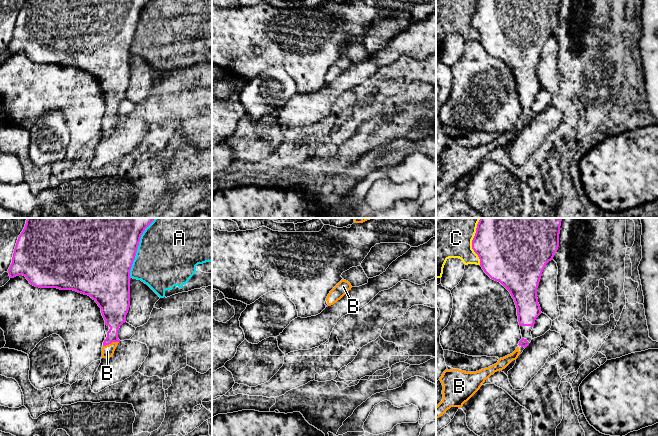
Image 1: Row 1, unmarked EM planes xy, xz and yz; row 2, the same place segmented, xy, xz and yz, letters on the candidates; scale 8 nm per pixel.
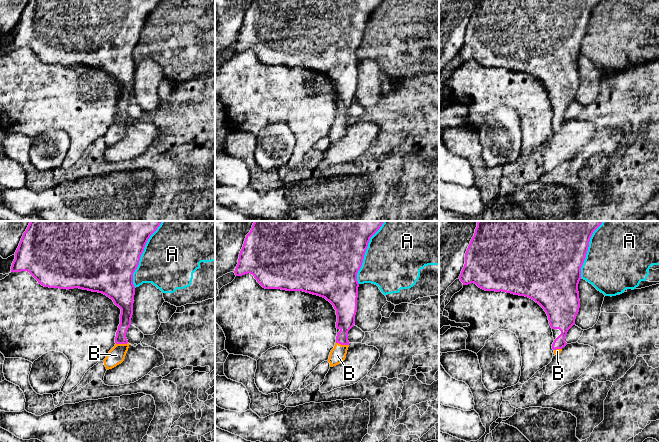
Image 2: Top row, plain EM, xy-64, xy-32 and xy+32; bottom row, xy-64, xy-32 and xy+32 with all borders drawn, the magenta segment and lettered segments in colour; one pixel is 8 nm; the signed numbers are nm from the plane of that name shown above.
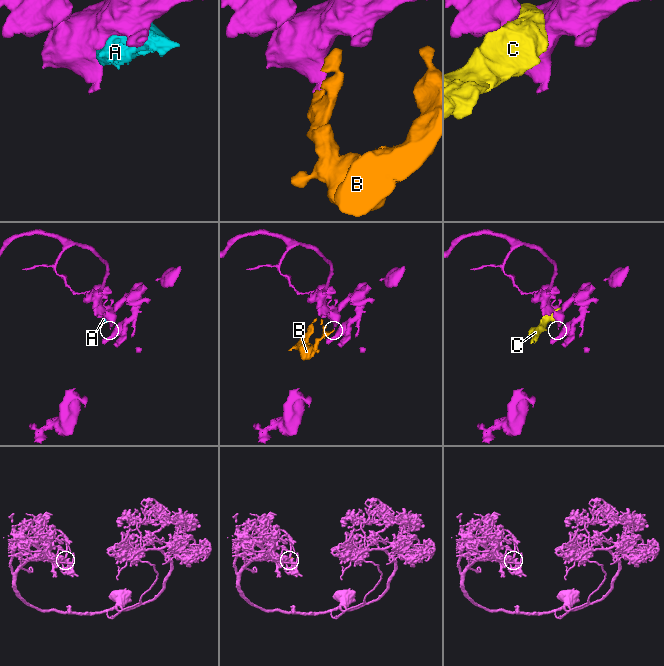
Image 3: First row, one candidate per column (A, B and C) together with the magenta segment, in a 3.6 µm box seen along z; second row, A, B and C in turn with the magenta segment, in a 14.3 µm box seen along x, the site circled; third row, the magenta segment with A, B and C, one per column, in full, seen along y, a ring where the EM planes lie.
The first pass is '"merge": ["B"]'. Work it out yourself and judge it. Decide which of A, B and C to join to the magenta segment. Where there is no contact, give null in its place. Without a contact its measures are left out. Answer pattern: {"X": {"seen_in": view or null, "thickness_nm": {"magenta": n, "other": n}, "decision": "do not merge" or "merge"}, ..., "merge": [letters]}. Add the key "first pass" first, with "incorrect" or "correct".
{"first pass": "correct", "A": {"seen_in": "xy", "thickness_nm": {"magenta": 460, "other": 480}, "decision": "do not merge"}, "B": {"seen_in": "xy", "thickness_nm": {"magenta": 190, "other": 100}, "decision": "merge"}, "C": {"seen_in": "yz", "thickness_nm": {"magenta": 400, "other": 280}, "decision": "do not merge"}, "merge": ["B"]}

